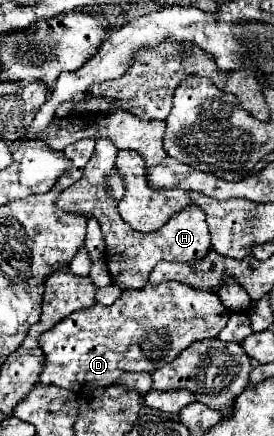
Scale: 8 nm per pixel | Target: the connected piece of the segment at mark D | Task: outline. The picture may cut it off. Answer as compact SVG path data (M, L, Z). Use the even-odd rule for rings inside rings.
M182 282L146 284L138 292L122 292L112 306L90 306L72 312L40 336L38 344L46 358L40 382L86 392L110 386L126 372L152 374L180 356L190 344L216 338L228 318L230 312L216 294L190 288Z

